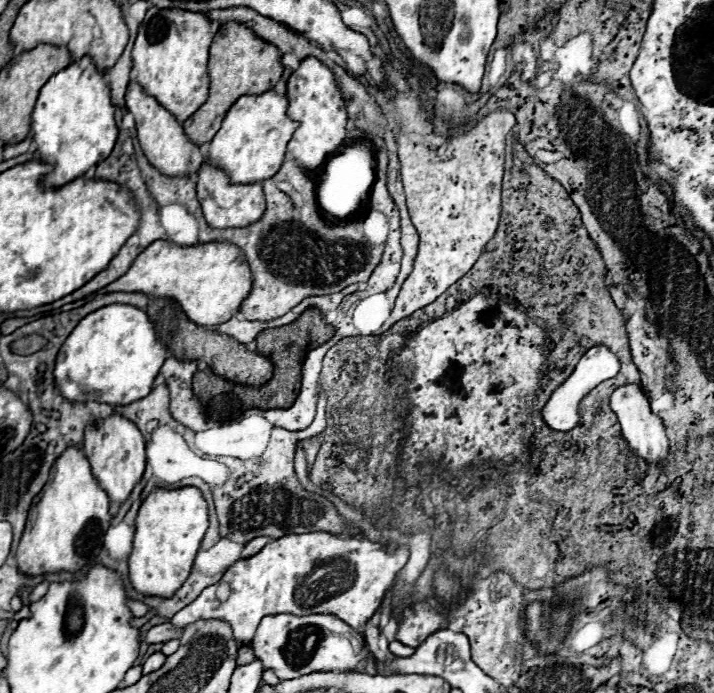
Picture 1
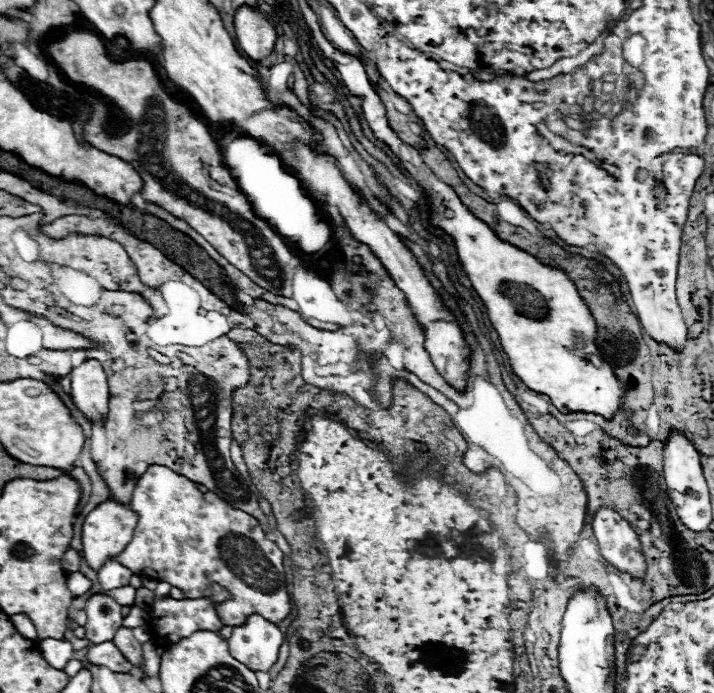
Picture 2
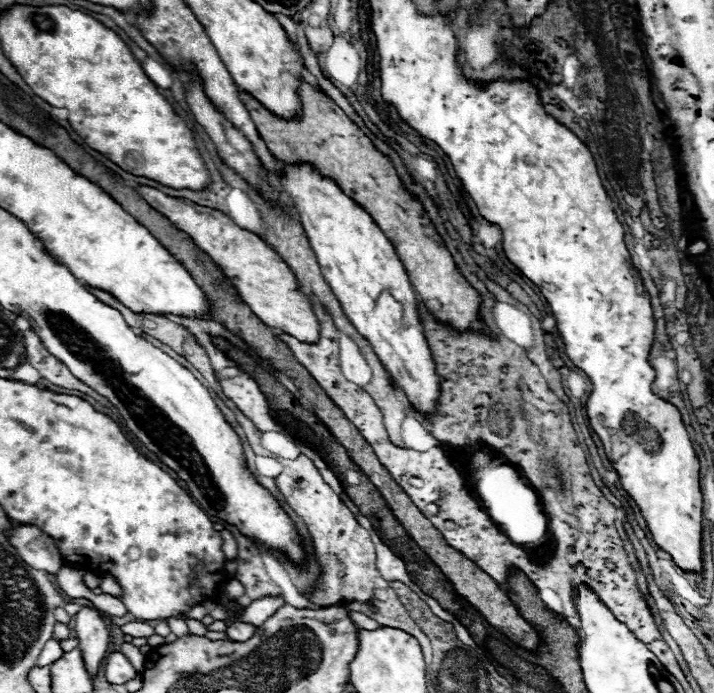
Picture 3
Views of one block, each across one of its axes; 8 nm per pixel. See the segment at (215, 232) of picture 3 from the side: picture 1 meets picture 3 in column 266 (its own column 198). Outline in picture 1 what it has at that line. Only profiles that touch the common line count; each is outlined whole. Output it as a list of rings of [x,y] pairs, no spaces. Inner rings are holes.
[[[156,240],[134,258],[124,276],[104,286],[100,294],[140,292],[152,298],[172,298],[180,304],[190,322],[198,326],[218,326],[238,312],[250,290],[252,276],[248,272],[248,264],[244,264],[244,254],[236,246],[212,242],[180,248],[166,240]]]

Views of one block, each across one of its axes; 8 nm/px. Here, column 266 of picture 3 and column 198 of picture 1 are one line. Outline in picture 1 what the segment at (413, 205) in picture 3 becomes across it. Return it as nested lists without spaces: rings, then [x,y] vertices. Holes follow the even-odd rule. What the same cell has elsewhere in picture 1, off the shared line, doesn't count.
[[[228,22],[224,24],[212,46],[210,46],[210,62],[208,62],[208,78],[210,78],[210,94],[204,106],[196,110],[182,126],[186,136],[196,144],[204,146],[206,142],[212,140],[212,136],[220,130],[220,124],[228,112],[228,108],[242,96],[246,94],[262,94],[274,88],[274,84],[282,76],[282,64],[280,64],[282,54],[278,52],[276,46],[260,40],[252,30],[238,22]]]

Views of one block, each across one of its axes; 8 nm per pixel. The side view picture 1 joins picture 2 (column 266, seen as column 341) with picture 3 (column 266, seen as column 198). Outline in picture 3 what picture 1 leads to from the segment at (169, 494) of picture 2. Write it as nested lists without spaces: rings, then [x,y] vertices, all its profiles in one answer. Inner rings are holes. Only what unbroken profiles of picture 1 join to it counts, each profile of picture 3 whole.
[[[262,596],[258,600],[252,600],[246,606],[246,610],[244,610],[240,620],[260,628],[266,622],[266,618],[270,618],[282,604],[286,604],[286,600],[282,596]]]

